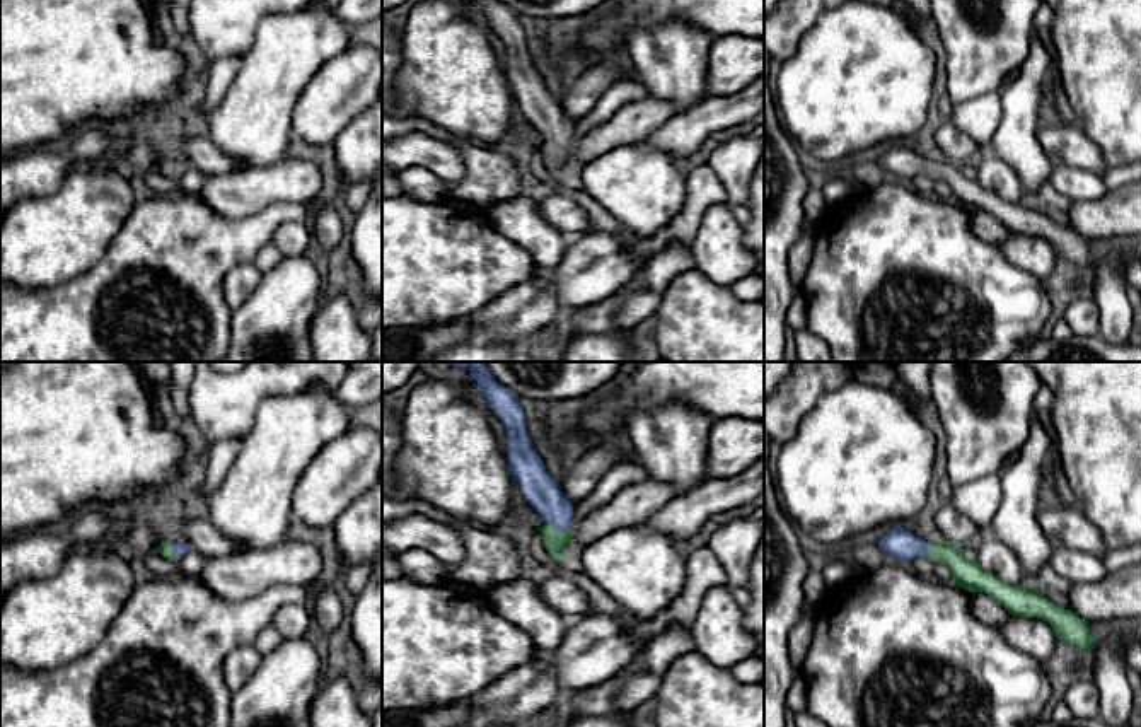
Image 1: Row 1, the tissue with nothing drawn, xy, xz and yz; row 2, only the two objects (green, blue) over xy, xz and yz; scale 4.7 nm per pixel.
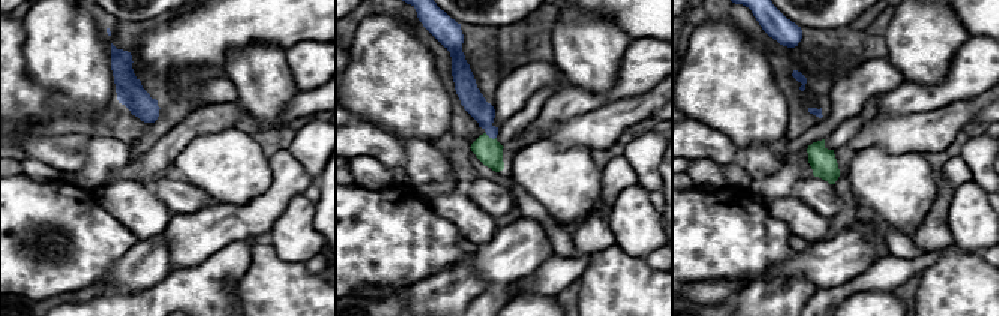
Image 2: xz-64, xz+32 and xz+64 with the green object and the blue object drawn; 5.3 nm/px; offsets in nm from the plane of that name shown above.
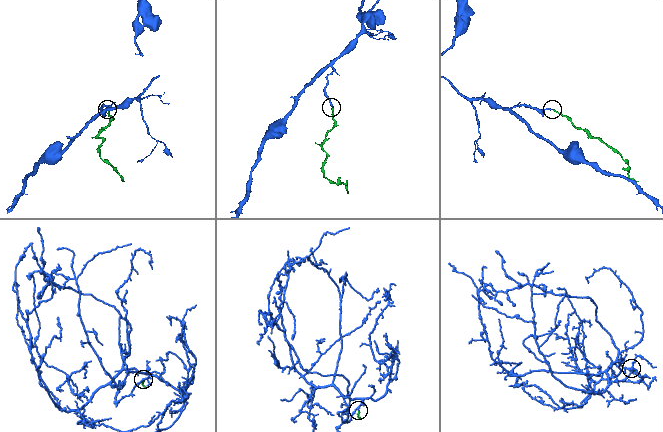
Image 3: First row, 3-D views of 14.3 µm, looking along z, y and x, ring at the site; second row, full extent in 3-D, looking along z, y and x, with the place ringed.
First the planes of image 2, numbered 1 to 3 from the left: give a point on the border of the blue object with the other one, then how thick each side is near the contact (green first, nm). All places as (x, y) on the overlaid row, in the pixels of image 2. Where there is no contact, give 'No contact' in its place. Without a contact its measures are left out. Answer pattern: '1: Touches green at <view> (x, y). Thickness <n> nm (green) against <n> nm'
1: No contact
2: Touches green at xz+32 (491, 138). Thickness 140 nm (green) against 120 nm
3: No contact

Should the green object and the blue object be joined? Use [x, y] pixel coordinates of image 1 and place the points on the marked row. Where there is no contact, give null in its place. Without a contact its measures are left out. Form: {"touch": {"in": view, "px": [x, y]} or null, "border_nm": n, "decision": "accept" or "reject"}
{"touch": {"in": "xz", "px": [555, 531]}, "border_nm": 130, "decision": "accept"}

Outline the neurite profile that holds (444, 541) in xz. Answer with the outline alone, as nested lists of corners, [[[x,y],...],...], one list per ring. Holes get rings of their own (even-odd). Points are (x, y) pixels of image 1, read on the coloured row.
[[[421,514],[397,517],[382,524],[382,546],[394,553],[423,550],[447,567],[459,567],[466,556],[460,527],[431,521]]]

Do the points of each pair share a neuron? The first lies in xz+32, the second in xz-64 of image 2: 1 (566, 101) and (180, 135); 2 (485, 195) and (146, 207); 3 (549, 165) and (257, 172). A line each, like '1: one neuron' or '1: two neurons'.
1: one neuron
2: two neurons
3: one neuron

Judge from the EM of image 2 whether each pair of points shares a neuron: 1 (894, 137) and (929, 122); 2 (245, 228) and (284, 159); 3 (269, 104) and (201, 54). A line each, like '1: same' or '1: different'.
1: same
2: same
3: different

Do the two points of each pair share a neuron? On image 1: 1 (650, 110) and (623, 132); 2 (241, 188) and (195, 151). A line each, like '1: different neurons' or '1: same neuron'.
1: same neuron
2: different neurons

